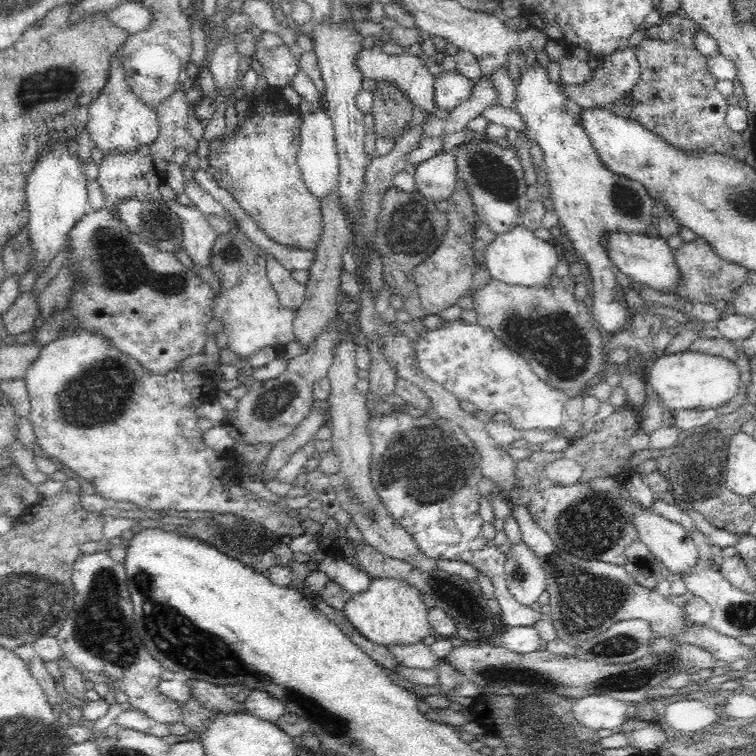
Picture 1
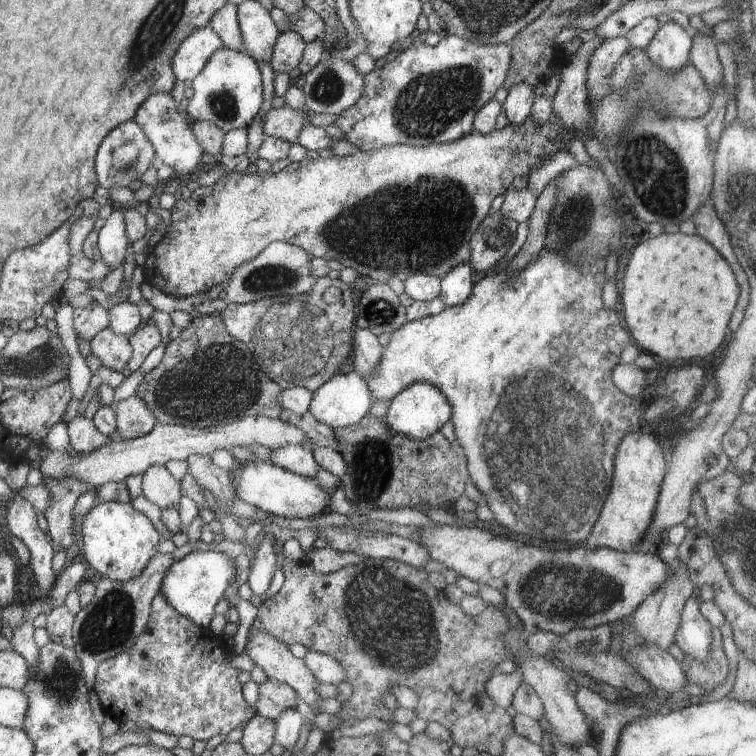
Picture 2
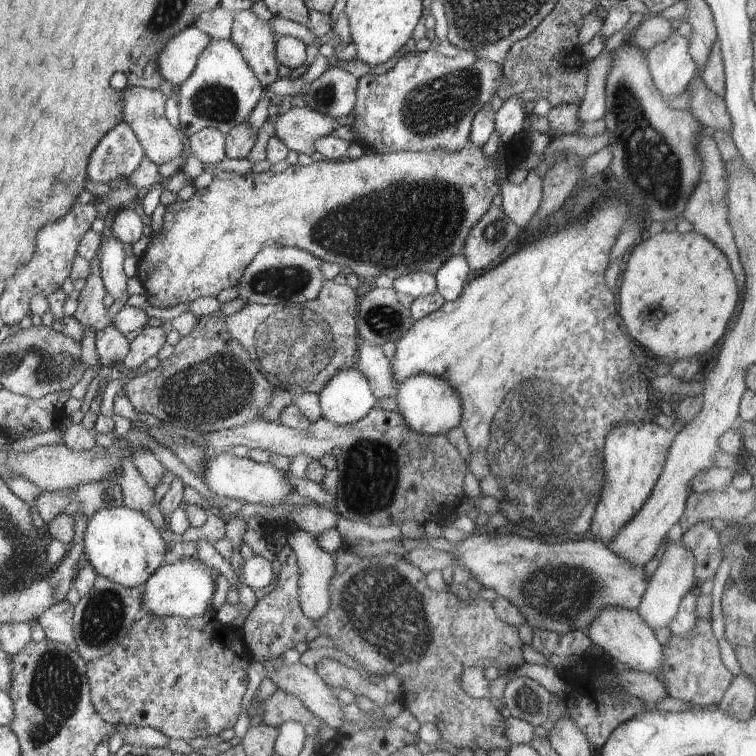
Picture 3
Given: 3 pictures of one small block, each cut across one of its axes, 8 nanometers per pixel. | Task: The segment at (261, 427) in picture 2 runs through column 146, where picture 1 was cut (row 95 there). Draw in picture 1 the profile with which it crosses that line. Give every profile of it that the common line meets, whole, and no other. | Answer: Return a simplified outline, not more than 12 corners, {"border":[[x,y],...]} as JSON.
{"border":[[455,69],[436,77],[436,109],[450,112],[474,84]]}

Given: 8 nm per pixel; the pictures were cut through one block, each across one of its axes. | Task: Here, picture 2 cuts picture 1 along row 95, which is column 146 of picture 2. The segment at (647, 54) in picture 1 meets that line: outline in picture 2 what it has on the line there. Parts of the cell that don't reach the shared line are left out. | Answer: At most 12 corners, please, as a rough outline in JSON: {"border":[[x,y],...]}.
{"border":[[161,593],[102,662],[101,716],[207,742],[254,710],[226,650]]}

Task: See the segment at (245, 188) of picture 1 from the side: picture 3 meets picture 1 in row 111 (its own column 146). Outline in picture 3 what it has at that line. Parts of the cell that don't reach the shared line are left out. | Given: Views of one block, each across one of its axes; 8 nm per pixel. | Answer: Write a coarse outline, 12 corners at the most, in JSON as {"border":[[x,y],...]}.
{"border":[[391,151],[244,176],[166,206],[152,307],[237,286],[269,245],[360,279],[463,252],[498,158]]}

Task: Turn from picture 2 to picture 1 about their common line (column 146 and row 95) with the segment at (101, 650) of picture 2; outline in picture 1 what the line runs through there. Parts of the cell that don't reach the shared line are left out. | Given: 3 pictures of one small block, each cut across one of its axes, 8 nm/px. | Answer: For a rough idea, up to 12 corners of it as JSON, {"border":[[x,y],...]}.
{"border":[[632,48],[604,55],[590,82],[564,84],[582,108],[604,108],[628,96],[640,80]]}

